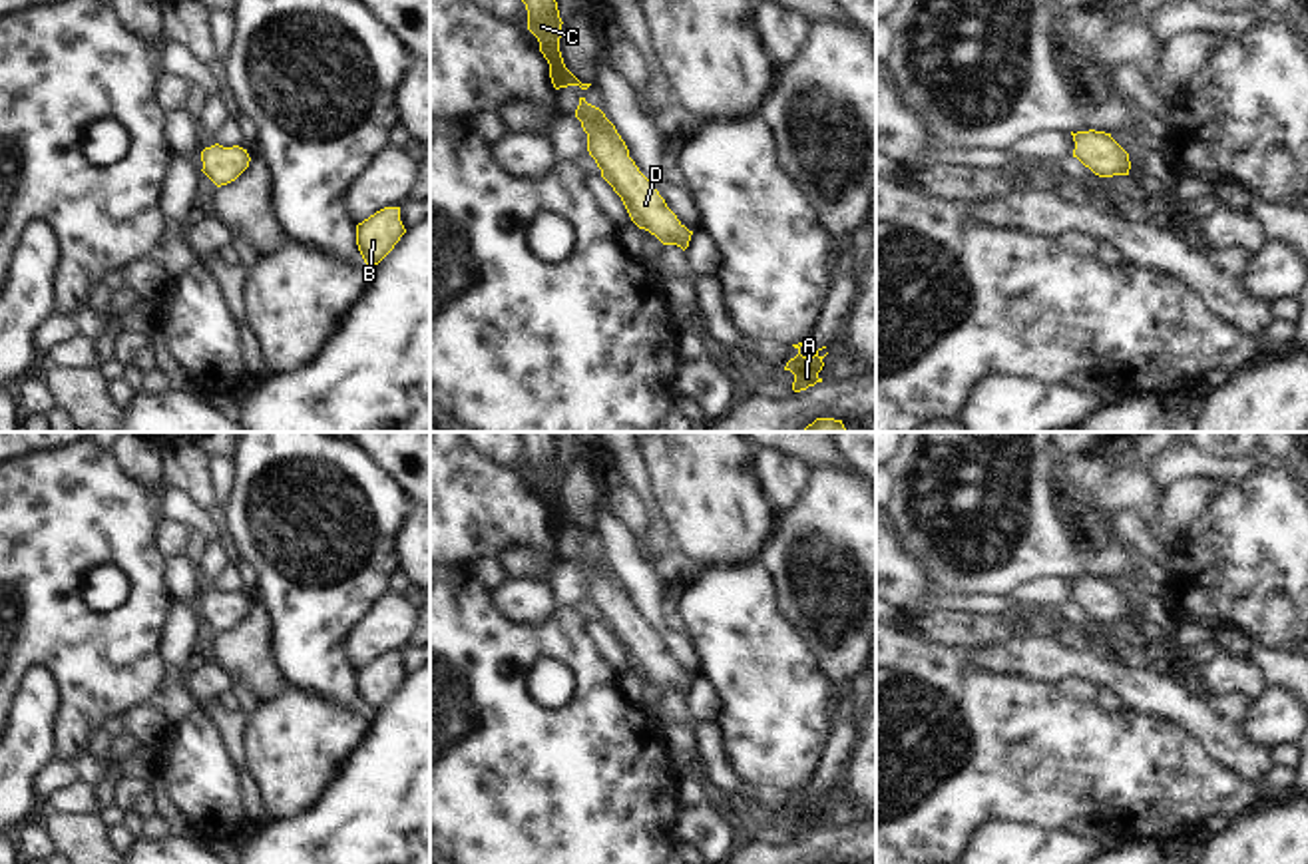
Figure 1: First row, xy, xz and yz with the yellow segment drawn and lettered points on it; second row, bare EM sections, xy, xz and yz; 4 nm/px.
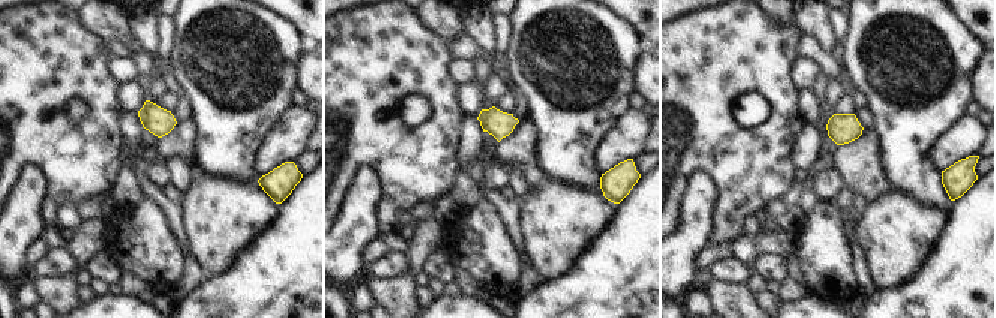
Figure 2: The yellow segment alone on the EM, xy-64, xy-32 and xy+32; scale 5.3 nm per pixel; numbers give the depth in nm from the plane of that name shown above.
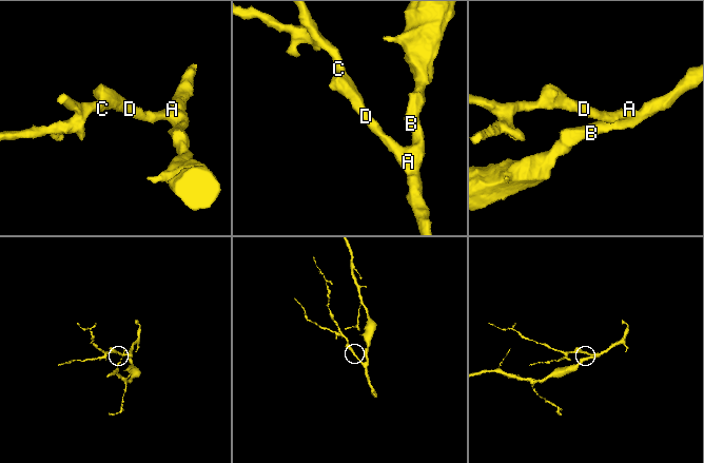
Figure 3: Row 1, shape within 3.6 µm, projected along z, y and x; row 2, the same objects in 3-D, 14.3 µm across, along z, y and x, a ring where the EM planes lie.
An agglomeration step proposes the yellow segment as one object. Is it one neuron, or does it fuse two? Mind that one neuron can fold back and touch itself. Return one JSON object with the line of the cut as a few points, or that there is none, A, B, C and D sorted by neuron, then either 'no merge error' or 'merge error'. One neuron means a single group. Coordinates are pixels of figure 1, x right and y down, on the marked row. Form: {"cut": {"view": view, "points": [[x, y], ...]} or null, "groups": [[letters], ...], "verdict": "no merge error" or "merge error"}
{"cut": null, "groups": [["A", "B", "C", "D"]], "verdict": "no merge error"}

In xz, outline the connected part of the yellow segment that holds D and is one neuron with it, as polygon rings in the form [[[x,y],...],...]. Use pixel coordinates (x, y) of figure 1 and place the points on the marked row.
[[[579,98],[575,117],[587,133],[587,151],[601,169],[601,177],[621,197],[631,221],[655,235],[663,245],[689,247],[689,231],[667,207],[653,183],[629,157],[629,149],[605,113]]]

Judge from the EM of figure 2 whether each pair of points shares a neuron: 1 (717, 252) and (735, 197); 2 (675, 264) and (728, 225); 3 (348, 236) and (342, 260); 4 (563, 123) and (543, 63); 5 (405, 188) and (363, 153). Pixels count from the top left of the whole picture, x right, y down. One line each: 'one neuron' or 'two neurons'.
1: two neurons
2: two neurons
3: one neuron
4: one neuron
5: one neuron

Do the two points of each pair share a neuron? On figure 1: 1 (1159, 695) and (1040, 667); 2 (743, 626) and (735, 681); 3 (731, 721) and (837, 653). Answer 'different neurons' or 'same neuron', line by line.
1: same neuron
2: same neuron
3: different neurons

